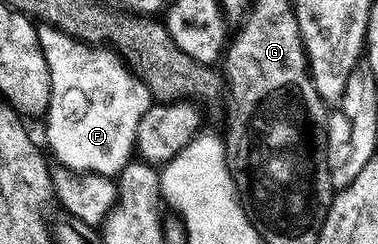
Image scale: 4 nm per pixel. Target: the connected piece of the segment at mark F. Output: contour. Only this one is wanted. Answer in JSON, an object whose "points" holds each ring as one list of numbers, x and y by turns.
{"points":[[44,23,37,25,37,38,51,75,49,110,43,115,50,151,64,168,116,178,134,156,139,119,151,104,149,88,112,48,76,41]]}

